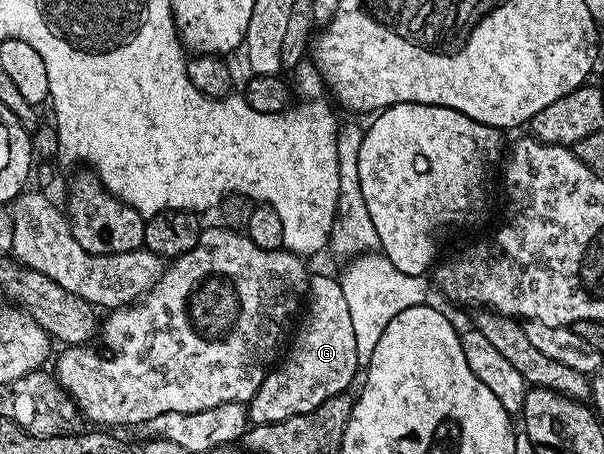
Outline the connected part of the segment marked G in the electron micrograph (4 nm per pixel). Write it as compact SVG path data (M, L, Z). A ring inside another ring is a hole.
M313 273L308 280L308 292L306 295L306 310L308 306L308 315L304 318L305 330L297 336L292 342L292 347L288 350L288 355L281 357L278 364L273 365L267 376L262 380L262 384L258 388L258 392L252 397L251 402L247 403L248 417L257 426L265 426L271 422L281 422L286 420L290 416L298 416L299 414L305 414L306 412L314 412L314 408L318 408L318 404L322 404L330 396L338 396L339 394L345 393L349 389L348 385L356 378L356 373L361 369L358 364L358 343L354 341L354 324L350 320L350 307L346 305L346 292L342 292L340 287L340 278L334 276L331 278L328 274L316 274Z

